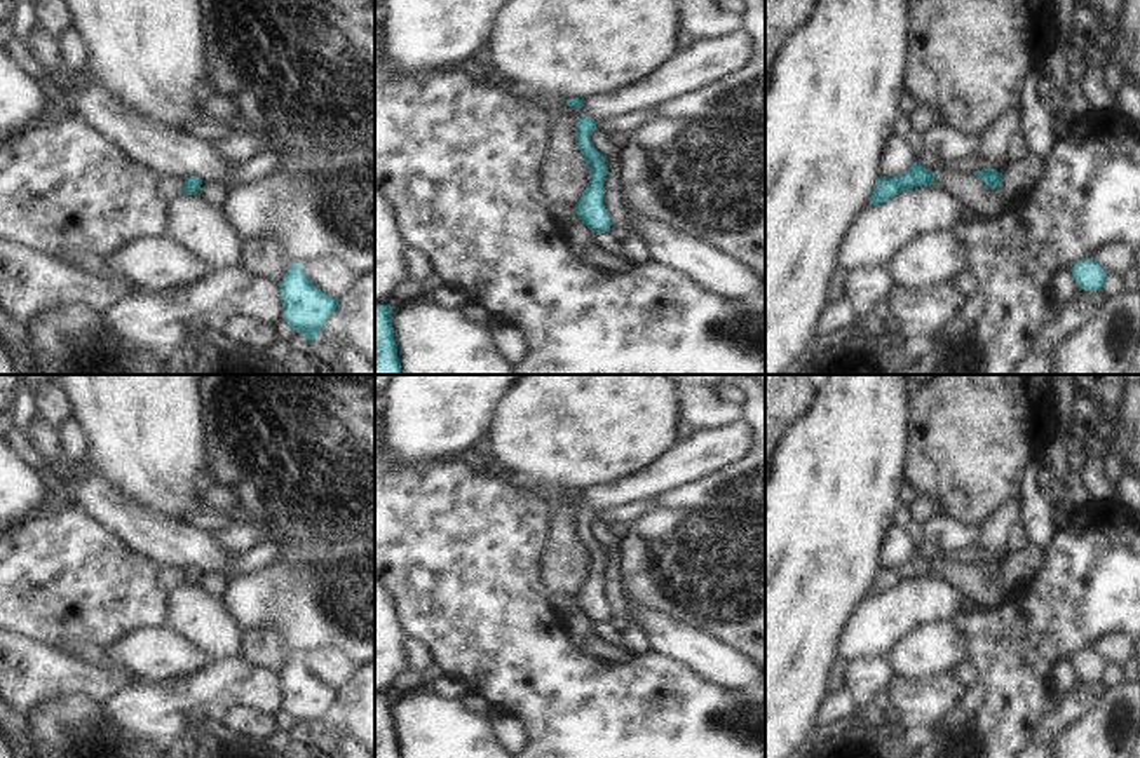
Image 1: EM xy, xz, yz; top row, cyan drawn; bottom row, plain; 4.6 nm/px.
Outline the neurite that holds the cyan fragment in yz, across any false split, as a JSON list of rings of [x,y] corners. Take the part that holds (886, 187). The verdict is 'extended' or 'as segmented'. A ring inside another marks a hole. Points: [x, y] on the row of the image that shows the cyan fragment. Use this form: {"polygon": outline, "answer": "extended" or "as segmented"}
{"polygon": [[[913,162],[912,167],[894,178],[880,176],[873,186],[870,204],[879,206],[903,190],[912,190],[915,186],[931,186],[934,181],[934,173]]], "answer": "as segmented"}

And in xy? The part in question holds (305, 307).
{"polygon": [[[293,263],[277,286],[282,319],[305,340],[319,340],[319,329],[336,310],[338,300],[316,288],[305,277],[302,263]]], "answer": "as segmented"}

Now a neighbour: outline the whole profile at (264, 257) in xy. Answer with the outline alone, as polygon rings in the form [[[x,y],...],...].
[[[270,237],[248,239],[241,246],[239,265],[248,272],[279,284],[295,261],[284,247]]]

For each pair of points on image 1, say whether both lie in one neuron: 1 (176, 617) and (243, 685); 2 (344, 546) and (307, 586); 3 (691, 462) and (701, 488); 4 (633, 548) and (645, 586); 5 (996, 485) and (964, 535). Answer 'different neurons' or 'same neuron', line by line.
1: different neurons
2: different neurons
3: different neurons
4: same neuron
5: different neurons

